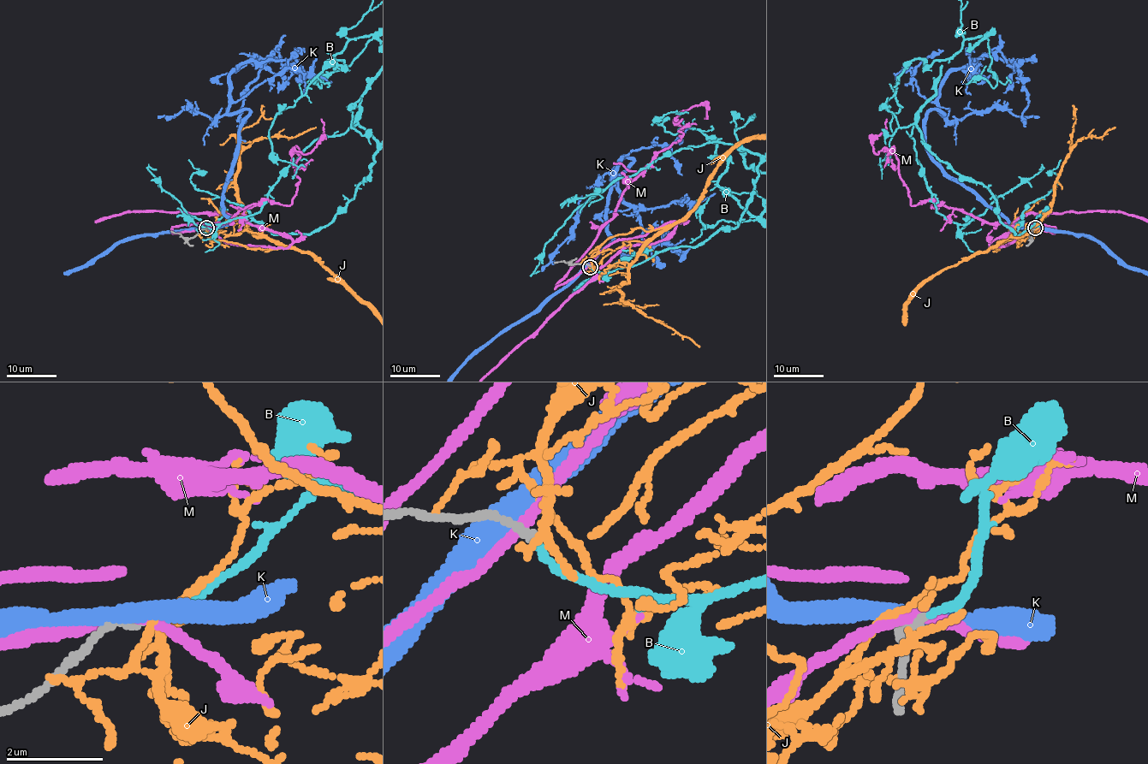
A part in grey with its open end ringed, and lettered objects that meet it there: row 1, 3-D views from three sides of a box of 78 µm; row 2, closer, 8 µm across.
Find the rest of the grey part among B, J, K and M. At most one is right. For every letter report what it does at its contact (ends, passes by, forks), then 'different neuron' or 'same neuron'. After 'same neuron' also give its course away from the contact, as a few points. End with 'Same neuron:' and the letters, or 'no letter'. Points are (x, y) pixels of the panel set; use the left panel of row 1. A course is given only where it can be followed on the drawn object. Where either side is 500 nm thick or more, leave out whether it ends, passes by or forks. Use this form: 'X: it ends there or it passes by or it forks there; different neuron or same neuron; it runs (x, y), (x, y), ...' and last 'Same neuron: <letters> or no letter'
B: it ends there; same neuron
J: it ends there; different neuron
K: it passes by; different neuron
M: it passes by; different neuron
Same neuron: B

